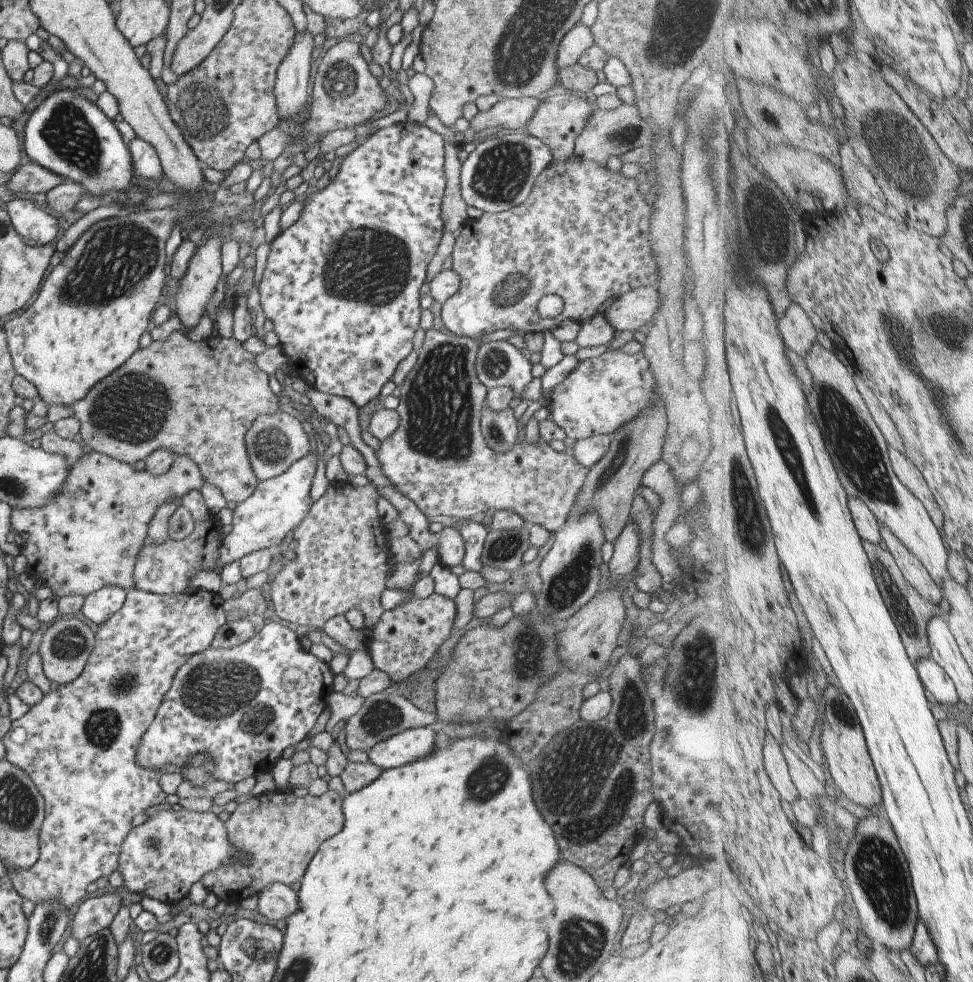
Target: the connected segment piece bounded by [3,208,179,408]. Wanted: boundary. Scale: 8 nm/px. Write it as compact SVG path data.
M172 208L151 209L150 211L137 212L137 214L129 214L129 212L121 212L118 216L109 217L99 220L92 226L89 226L85 232L77 238L77 240L65 251L65 256L55 266L51 268L49 275L43 284L40 284L40 290L35 296L35 300L31 302L31 306L25 308L23 312L19 312L17 316L13 316L11 320L4 322L5 340L7 340L7 348L10 352L11 366L16 375L24 376L35 386L37 390L37 399L43 400L47 406L50 404L62 405L70 407L71 404L81 400L96 382L103 380L105 376L109 376L115 368L119 368L121 364L125 364L133 352L139 346L139 336L145 332L147 324L151 322L151 315L154 312L157 298L161 294L161 286L165 280L165 266L168 263L168 256L165 254L165 240L169 236L173 224L178 220L178 210Z

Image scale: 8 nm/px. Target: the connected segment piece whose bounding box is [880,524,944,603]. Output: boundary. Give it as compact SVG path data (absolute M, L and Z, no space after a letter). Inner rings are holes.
M880 524L883 544L891 551L895 557L899 568L901 568L905 578L915 587L915 590L923 598L937 603L939 599L944 598L942 588L935 582L931 573L925 568L925 564L915 556L895 534L891 528Z

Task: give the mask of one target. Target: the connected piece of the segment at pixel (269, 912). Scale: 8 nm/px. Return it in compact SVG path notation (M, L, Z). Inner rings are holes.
M283 883L267 884L255 896L257 897L255 909L273 922L289 918L299 908L297 893Z

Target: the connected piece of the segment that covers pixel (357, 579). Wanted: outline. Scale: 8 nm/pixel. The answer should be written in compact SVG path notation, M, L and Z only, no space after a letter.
M368 482L362 487L350 487L349 484L329 483L325 492L315 501L305 518L293 531L295 547L294 558L283 559L285 565L280 567L270 582L269 600L273 605L275 616L285 622L301 626L311 626L315 629L326 628L330 618L343 616L351 609L358 610L363 616L363 627L371 630L375 628L382 613L379 596L386 588L385 581L389 575L392 561L387 556L387 543L381 538L381 516L375 514L374 501L381 494Z

